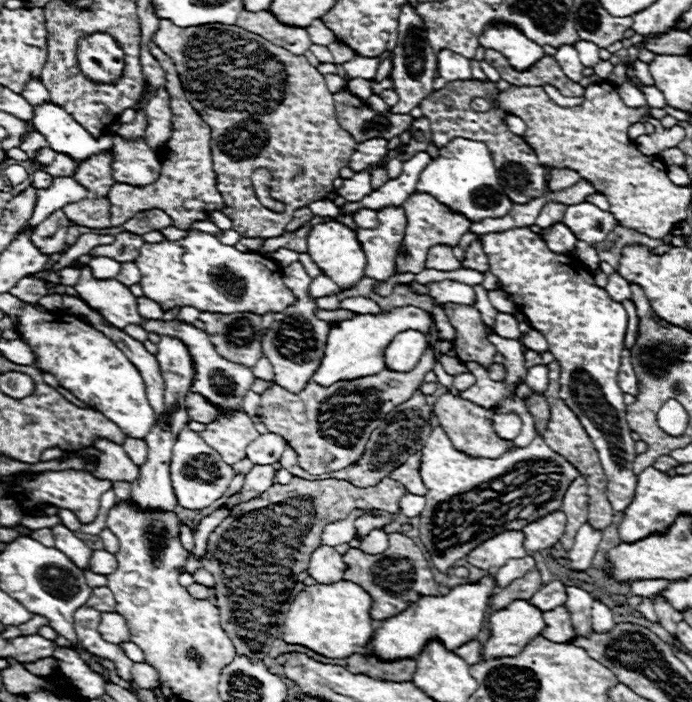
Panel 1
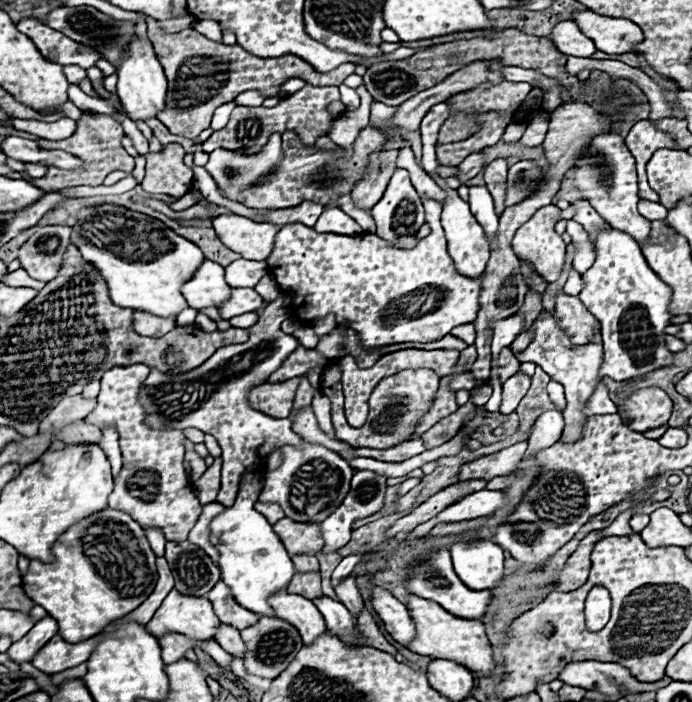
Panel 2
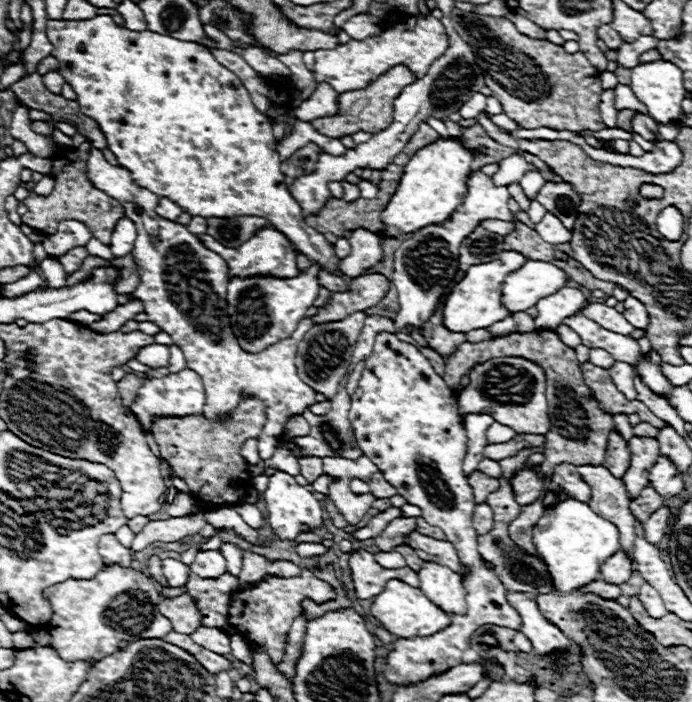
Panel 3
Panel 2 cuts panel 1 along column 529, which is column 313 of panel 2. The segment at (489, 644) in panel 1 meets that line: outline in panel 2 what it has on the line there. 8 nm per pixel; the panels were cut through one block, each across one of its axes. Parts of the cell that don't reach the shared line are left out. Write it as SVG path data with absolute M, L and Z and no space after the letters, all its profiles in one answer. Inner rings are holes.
M278 592L278 594L272 594L268 602L274 608L278 618L290 622L300 632L306 646L326 632L324 618L312 600L300 594Z

